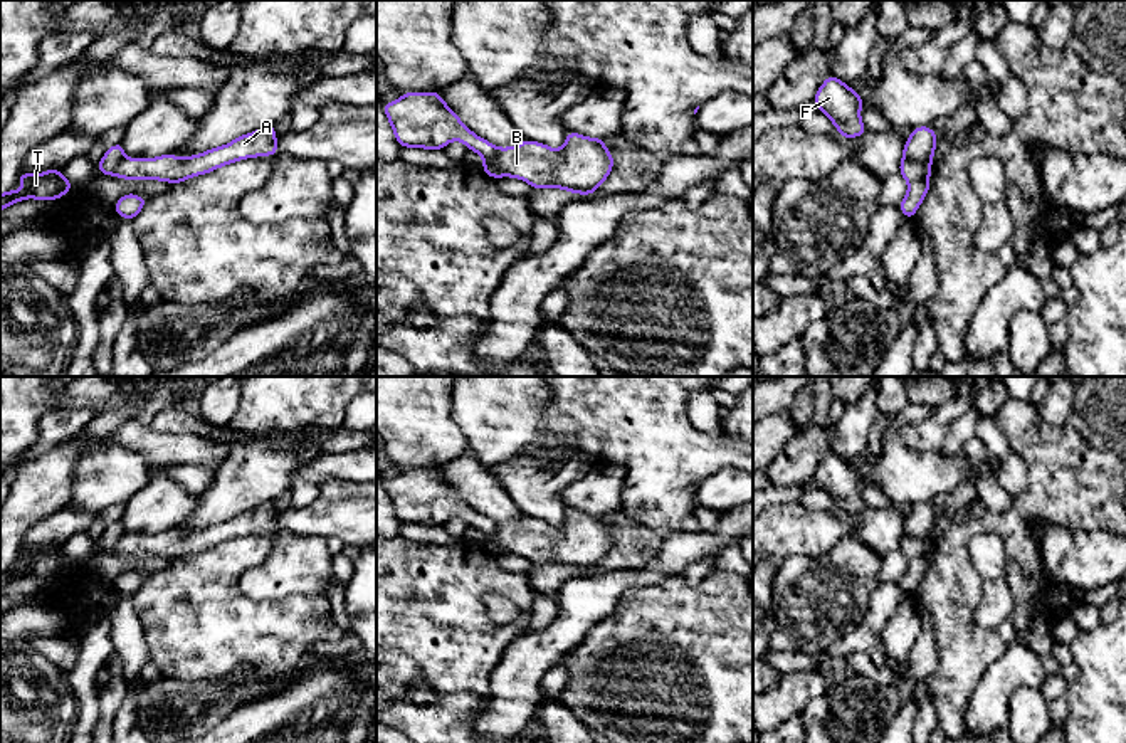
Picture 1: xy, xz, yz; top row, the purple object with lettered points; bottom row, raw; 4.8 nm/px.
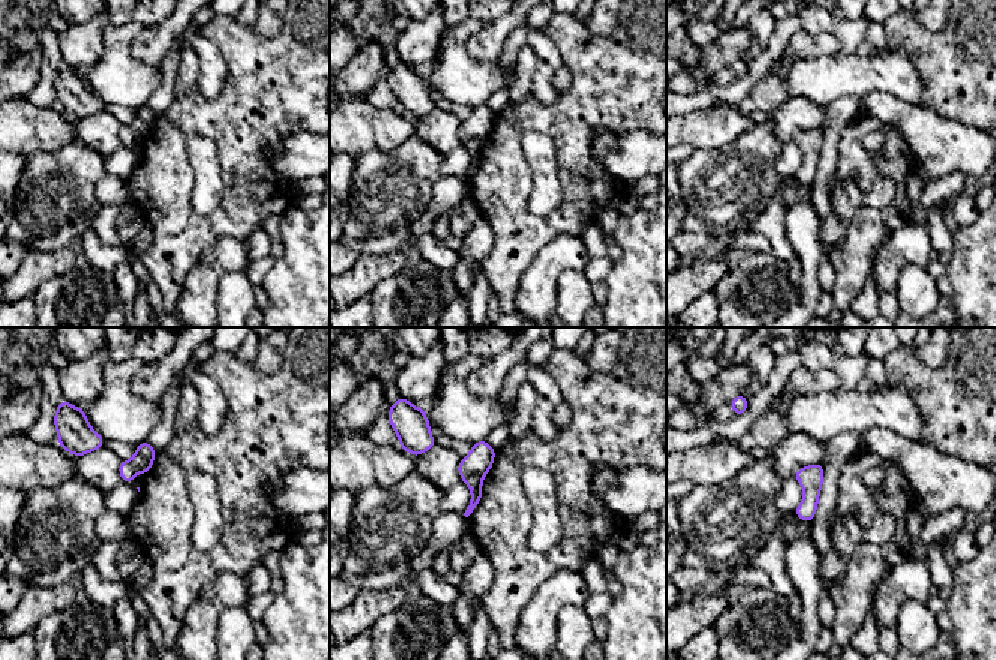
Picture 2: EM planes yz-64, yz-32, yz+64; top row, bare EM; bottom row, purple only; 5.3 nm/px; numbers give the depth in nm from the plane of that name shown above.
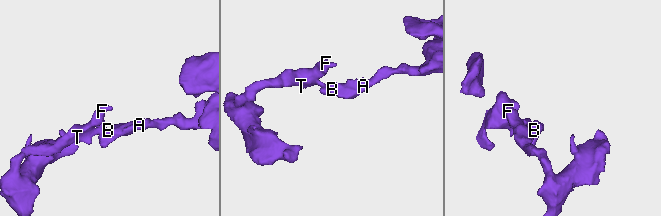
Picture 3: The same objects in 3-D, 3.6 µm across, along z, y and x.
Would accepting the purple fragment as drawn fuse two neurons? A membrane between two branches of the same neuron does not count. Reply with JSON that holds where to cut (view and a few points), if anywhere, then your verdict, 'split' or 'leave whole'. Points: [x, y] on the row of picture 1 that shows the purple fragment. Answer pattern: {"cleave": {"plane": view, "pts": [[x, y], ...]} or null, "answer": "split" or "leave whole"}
{"cleave": {"plane": "yz", "pts": [[901, 160], [930, 163]]}, "answer": "split"}

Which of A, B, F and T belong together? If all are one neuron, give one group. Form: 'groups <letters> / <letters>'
groups A B / F T

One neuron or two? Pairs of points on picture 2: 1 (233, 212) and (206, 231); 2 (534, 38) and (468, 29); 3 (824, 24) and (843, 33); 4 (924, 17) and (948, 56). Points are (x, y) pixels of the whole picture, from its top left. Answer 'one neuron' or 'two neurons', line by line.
1: one neuron
2: two neurons
3: one neuron
4: two neurons

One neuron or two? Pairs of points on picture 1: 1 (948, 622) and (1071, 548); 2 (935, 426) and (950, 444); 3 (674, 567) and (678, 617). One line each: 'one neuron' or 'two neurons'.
1: two neurons
2: two neurons
3: two neurons

